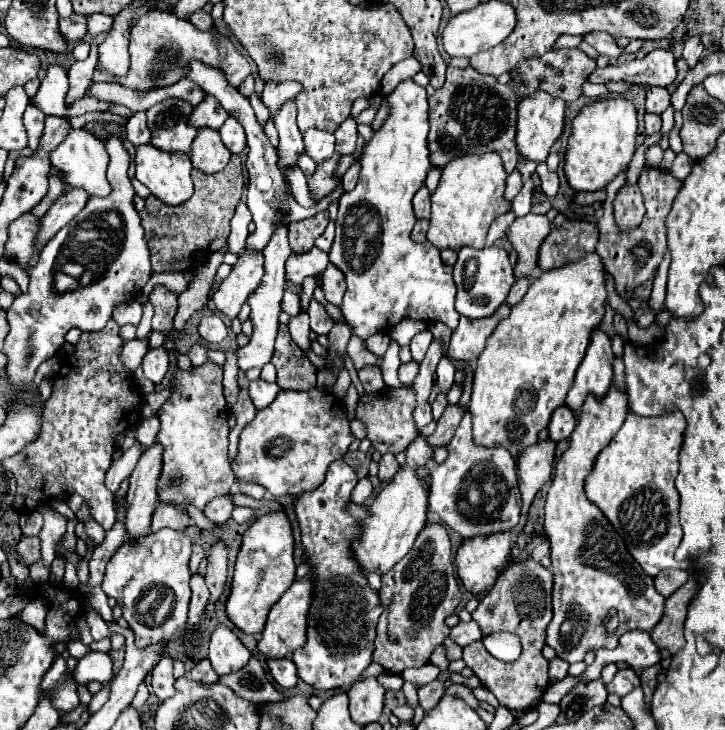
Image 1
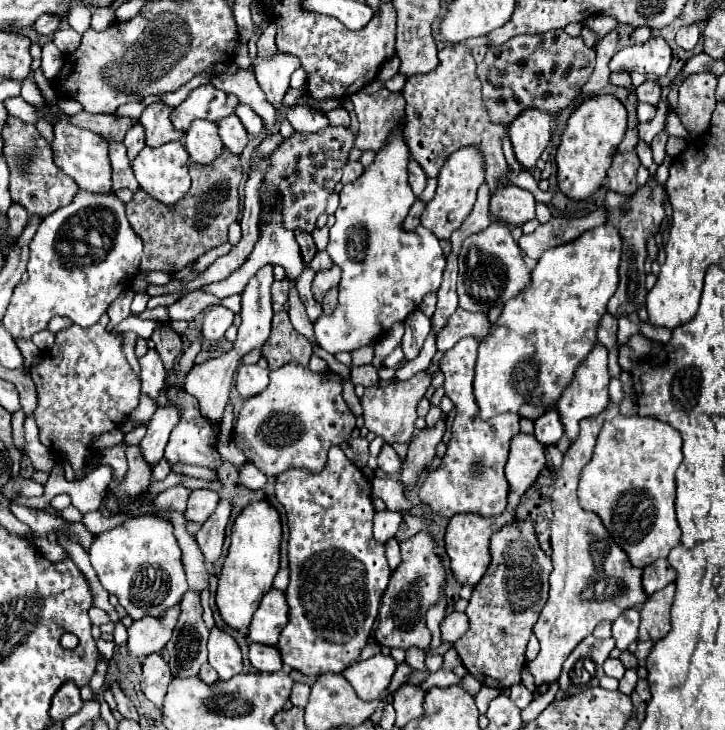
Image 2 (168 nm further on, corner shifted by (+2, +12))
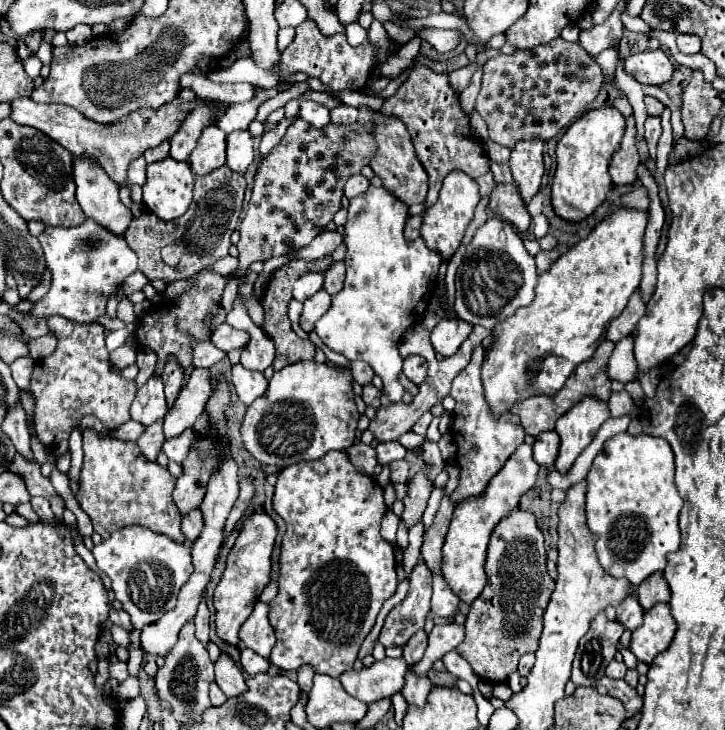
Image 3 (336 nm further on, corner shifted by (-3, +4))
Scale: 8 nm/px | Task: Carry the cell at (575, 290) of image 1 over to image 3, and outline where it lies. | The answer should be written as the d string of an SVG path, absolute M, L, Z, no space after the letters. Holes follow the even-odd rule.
M618 210L602 220L588 238L580 240L568 252L564 252L548 272L538 276L536 300L534 304L520 308L516 316L504 320L494 328L492 348L484 356L482 364L482 384L486 402L496 418L510 412L516 402L524 400L524 392L542 392L554 396L562 390L572 370L590 360L596 348L604 340L606 326L614 320L626 306L630 294L636 290L642 278L642 238L648 222L648 212L636 210Z

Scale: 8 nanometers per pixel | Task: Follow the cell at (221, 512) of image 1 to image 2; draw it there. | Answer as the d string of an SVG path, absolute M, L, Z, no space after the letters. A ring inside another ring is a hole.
M201 488L201 490L193 490L189 494L187 500L187 510L185 510L185 518L189 522L197 522L203 524L207 520L207 516L215 510L219 502L219 494L215 490L209 488Z

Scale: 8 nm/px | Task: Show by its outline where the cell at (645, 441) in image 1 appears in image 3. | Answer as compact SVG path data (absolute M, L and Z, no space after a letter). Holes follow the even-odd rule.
M628 432L616 434L610 438L602 452L594 458L592 468L586 476L588 492L586 492L586 516L588 528L596 534L596 554L600 566L614 578L626 578L634 586L646 580L652 572L664 570L668 564L668 554L680 548L680 528L678 514L684 500L678 494L674 482L674 452L670 444L658 436L638 434L632 436Z

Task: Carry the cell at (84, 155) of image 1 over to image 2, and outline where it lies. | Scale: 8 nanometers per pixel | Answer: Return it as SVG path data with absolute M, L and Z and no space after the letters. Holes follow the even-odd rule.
M37 68L37 70L33 72L33 76L35 76L35 82L37 82L43 98L49 102L51 110L61 116L61 118L57 118L55 128L53 128L55 138L53 138L53 144L51 144L51 146L53 146L55 164L57 164L63 172L67 172L67 174L77 182L79 190L87 190L87 192L95 192L95 194L113 192L113 186L111 186L111 164L109 164L109 154L107 154L109 144L107 144L99 134L95 134L95 132L91 132L91 130L81 130L81 128L71 126L71 124L67 122L67 116L55 106L57 96L55 96L55 92L53 92L53 84L45 78L43 70Z

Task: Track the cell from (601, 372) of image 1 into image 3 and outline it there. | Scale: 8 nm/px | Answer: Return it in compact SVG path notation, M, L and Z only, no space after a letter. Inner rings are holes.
M588 394L556 422L556 432L560 434L560 454L556 458L558 472L570 470L574 460L594 440L608 418L608 404Z

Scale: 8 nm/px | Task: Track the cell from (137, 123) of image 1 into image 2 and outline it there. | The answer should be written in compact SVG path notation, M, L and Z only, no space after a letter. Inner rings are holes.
M135 124L135 126L127 132L123 144L127 146L127 158L129 158L129 164L131 164L131 160L135 160L135 156L145 148L143 126L141 126L141 124Z

